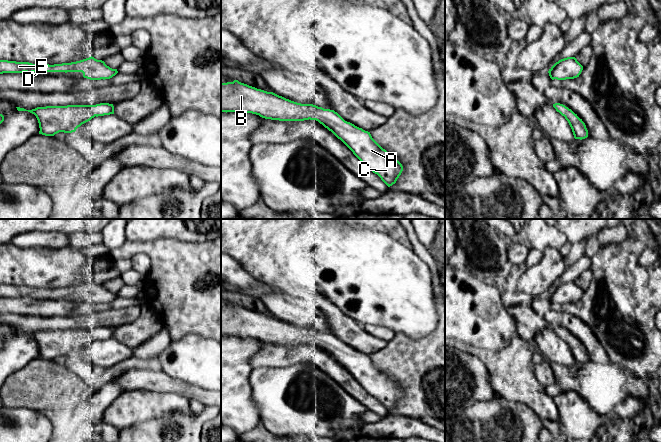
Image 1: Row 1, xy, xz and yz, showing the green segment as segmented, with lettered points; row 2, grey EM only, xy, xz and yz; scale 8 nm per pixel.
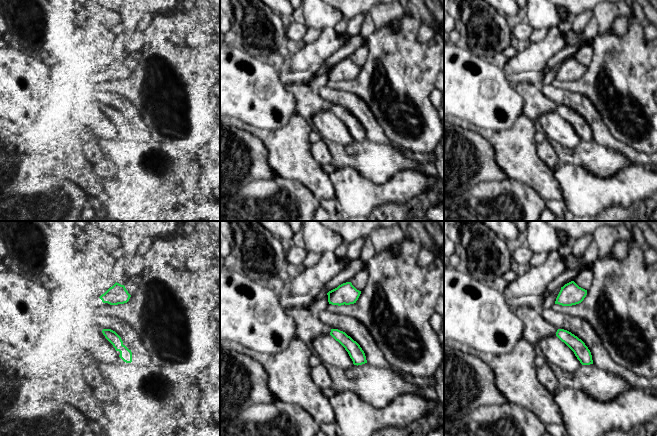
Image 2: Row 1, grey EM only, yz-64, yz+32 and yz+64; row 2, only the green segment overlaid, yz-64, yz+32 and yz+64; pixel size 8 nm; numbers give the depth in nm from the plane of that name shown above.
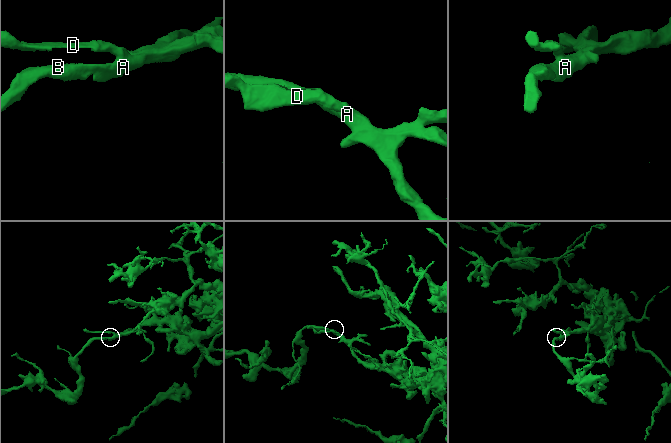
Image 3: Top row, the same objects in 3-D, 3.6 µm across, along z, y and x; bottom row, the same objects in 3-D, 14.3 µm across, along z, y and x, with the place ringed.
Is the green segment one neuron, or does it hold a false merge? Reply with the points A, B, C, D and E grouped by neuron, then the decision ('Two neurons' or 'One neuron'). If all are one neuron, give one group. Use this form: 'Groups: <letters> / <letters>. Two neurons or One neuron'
Groups: A B C D E. One neuron

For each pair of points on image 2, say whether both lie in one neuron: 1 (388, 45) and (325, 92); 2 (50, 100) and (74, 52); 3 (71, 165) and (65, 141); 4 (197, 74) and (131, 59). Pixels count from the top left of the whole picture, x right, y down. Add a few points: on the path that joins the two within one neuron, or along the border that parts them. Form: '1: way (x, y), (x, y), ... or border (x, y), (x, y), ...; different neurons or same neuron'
1: border (326, 85), (354, 95); different neurons
2: way (62, 88), (74, 76), (74, 64); same neuron
3: way (66, 159), (65, 147); same neuron
4: border (142, 52), (142, 60), (131, 72); different neurons

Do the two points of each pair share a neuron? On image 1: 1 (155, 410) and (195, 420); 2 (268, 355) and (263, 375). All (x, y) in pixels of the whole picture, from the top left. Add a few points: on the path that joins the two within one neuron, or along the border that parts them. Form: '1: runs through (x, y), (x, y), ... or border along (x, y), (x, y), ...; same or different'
1: border along (192, 413), (165, 413), (160, 417), (146, 421); different
2: border along (288, 365), (259, 366), (254, 368); different

